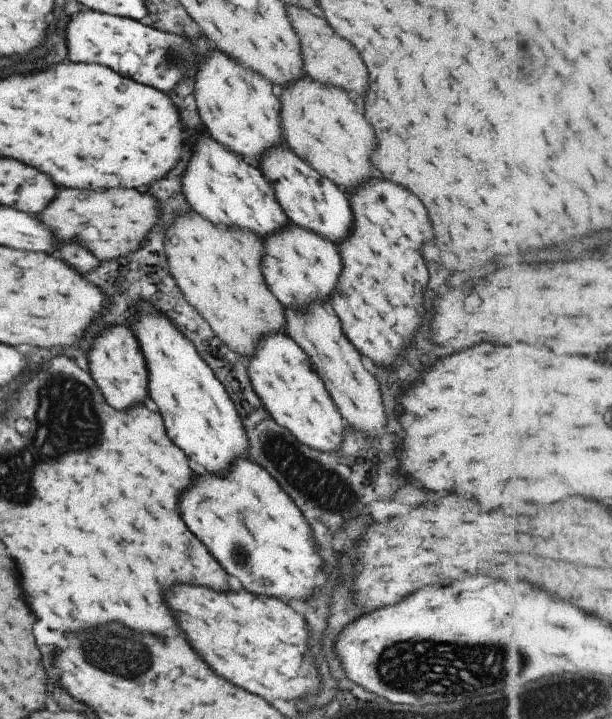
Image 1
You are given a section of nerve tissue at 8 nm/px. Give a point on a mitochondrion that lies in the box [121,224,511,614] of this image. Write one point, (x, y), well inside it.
(331, 492)

